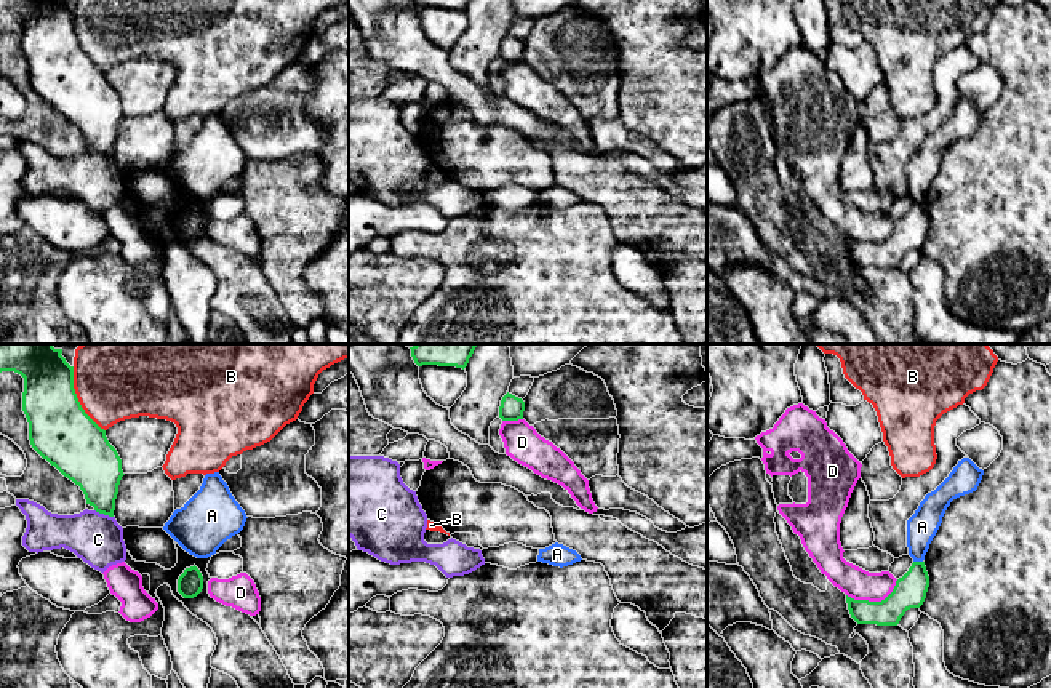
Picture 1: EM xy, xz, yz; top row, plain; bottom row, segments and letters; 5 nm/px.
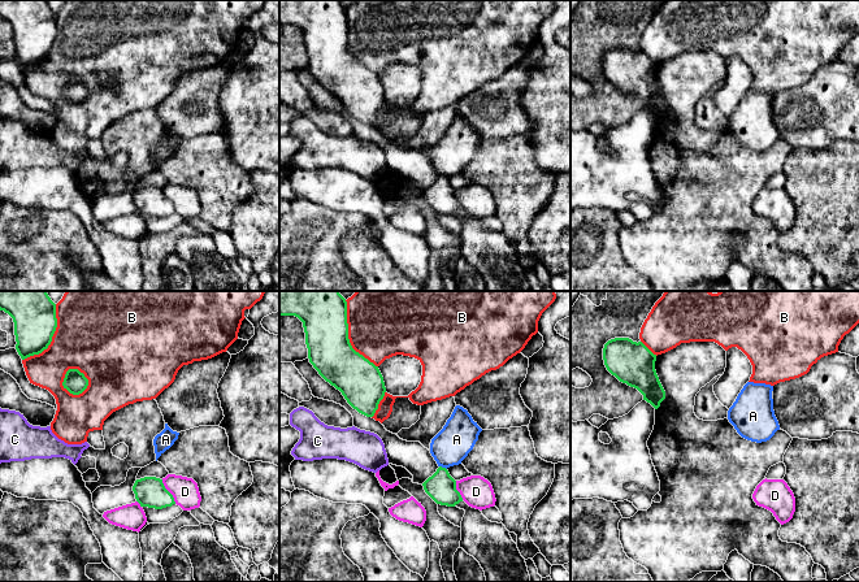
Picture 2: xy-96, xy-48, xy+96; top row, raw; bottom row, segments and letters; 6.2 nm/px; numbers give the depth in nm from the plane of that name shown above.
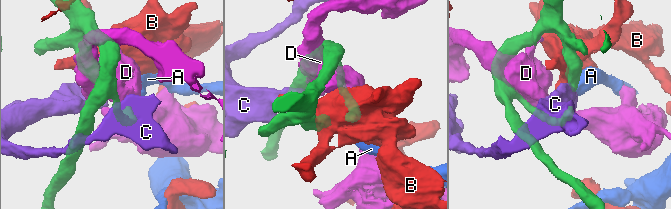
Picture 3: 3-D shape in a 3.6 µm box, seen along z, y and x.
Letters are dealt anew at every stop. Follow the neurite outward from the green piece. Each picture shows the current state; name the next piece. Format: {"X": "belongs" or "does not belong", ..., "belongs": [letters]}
{"A": "does not belong", "B": "does not belong", "C": "does not belong", "D": "does not belong", "belongs": []}

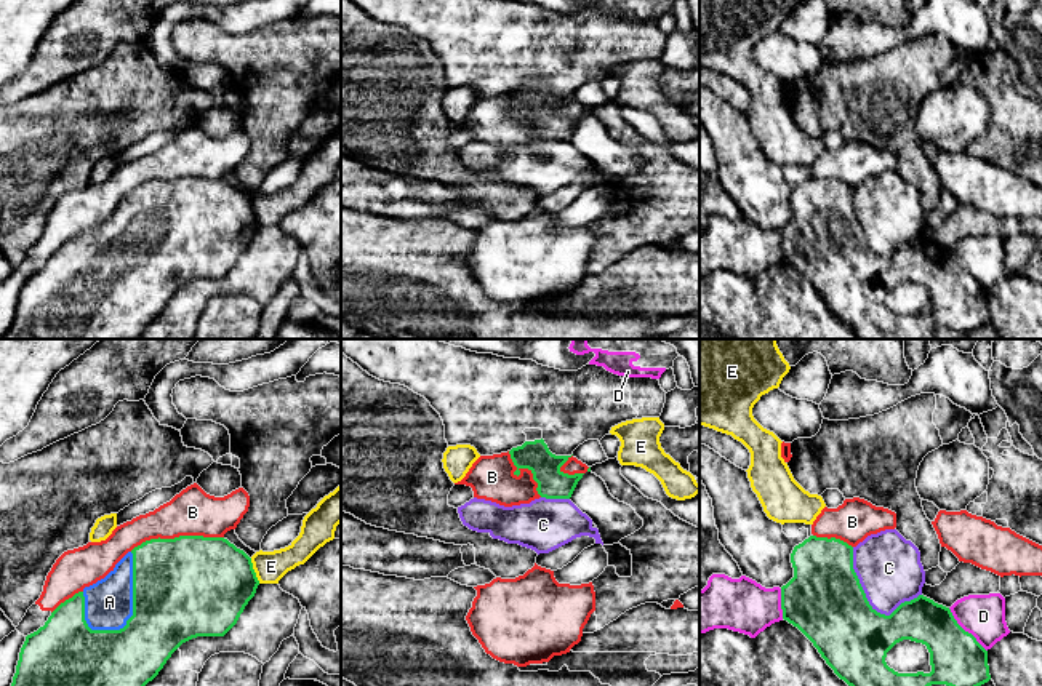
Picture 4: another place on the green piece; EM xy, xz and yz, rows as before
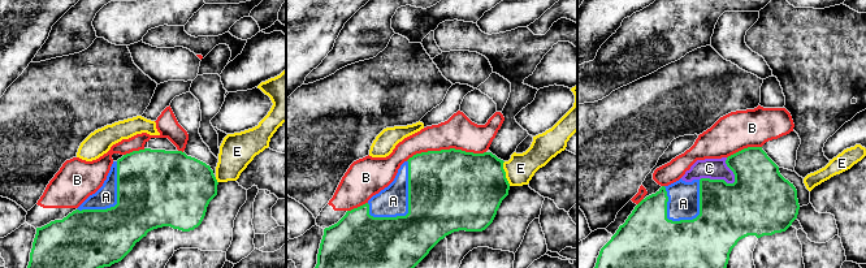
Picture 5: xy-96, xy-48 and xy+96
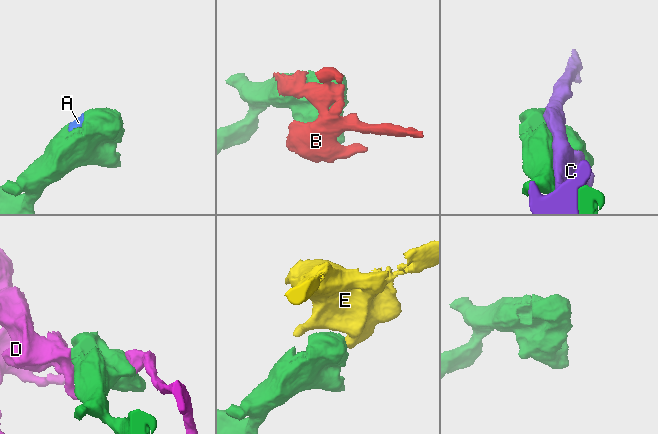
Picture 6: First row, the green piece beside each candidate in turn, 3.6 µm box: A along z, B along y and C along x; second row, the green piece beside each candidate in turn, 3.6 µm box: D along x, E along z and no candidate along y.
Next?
{"A": "belongs", "B": "does not belong", "C": "does not belong", "D": "does not belong", "E": "does not belong", "belongs": ["A"]}

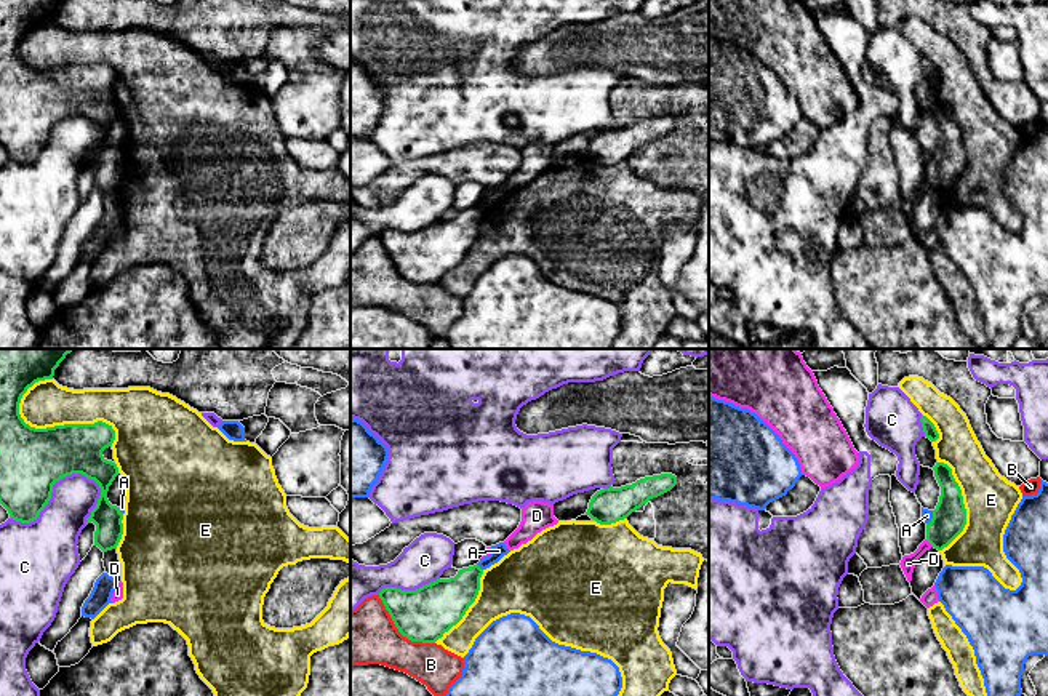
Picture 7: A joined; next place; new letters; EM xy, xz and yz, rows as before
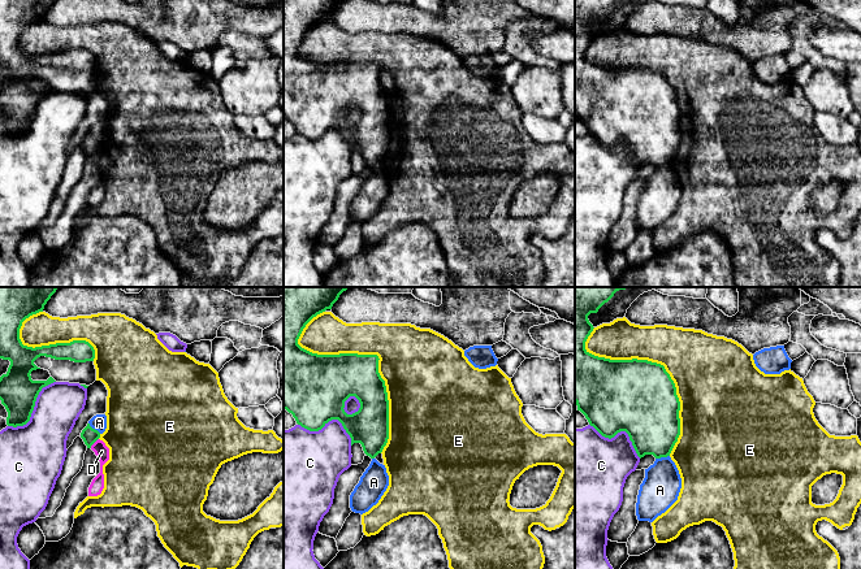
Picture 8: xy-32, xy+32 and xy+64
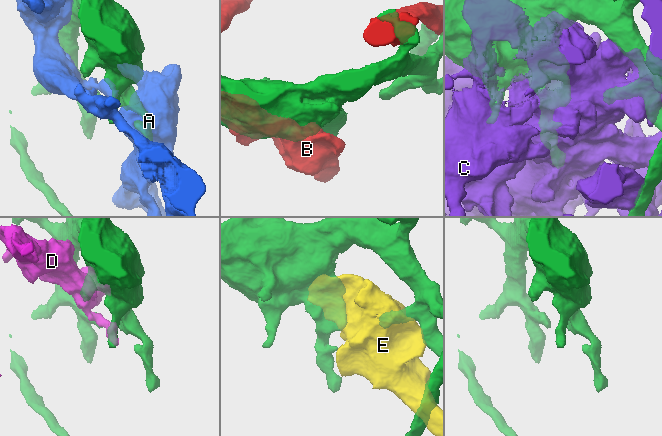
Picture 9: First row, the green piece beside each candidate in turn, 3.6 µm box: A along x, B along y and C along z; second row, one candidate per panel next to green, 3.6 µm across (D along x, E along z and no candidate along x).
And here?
{"A": "does not belong", "B": "does not belong", "C": "does not belong", "D": "does not belong", "E": "does not belong", "belongs": []}

